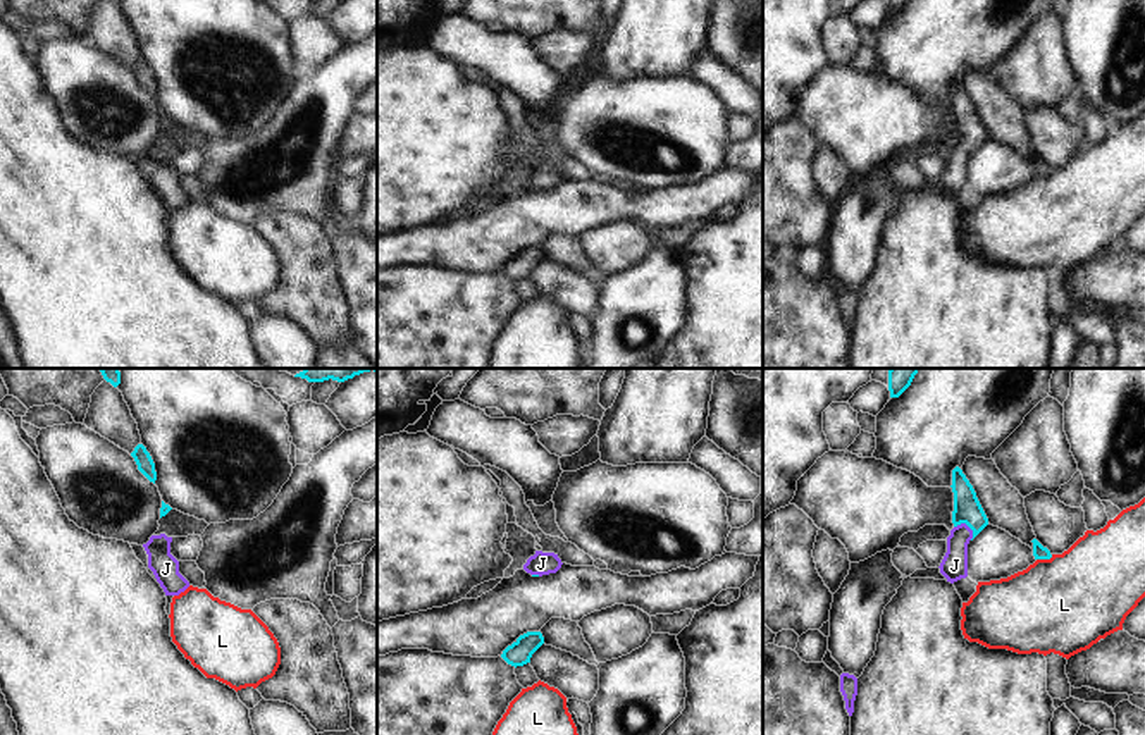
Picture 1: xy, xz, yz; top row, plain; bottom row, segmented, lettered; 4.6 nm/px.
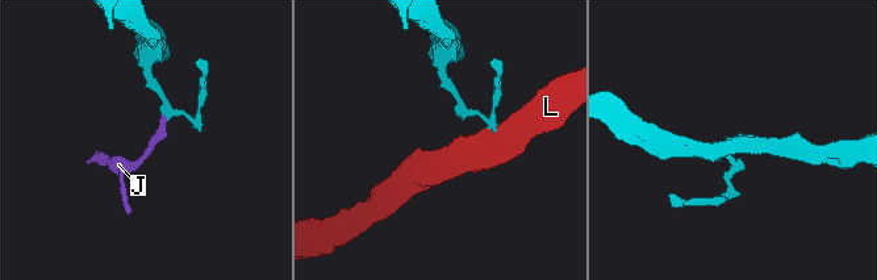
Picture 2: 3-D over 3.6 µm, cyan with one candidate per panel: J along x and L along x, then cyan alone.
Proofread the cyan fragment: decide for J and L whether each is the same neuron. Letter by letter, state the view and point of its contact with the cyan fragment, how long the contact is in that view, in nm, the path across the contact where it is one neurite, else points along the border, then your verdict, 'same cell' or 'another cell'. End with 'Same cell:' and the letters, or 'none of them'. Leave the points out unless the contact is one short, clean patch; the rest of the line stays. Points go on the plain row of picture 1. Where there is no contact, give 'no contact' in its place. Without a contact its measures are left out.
J: meets cyan in yz at (966, 138); contact 110 nm long; runs through yz (968, 124), (966, 138), (958, 155), (954, 179); same cell
L: meets cyan in yz at (1044, 172); contact 80 nm long; border along yz (1052, 169), (1037, 174); another cell
Same cell: J

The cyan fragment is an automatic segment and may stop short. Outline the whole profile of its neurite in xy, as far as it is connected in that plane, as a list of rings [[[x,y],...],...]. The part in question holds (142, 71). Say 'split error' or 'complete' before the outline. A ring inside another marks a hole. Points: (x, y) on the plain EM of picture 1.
complete; [[[138,59],[134,62],[134,65],[131,67],[131,71],[134,72],[138,84],[150,95],[155,98],[157,95],[157,86],[155,86],[155,77],[150,71],[150,67],[146,65],[146,62],[143,59]]]

